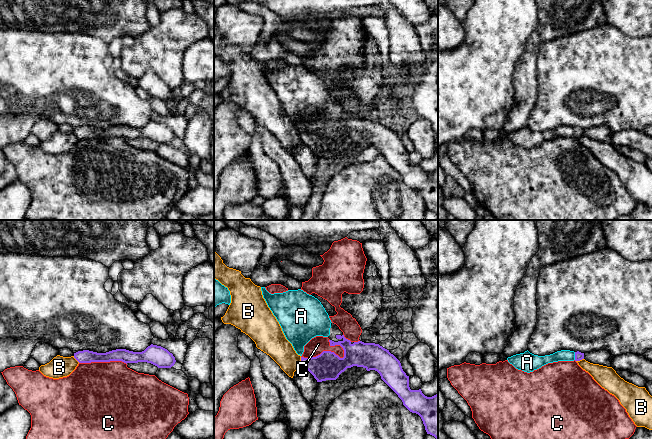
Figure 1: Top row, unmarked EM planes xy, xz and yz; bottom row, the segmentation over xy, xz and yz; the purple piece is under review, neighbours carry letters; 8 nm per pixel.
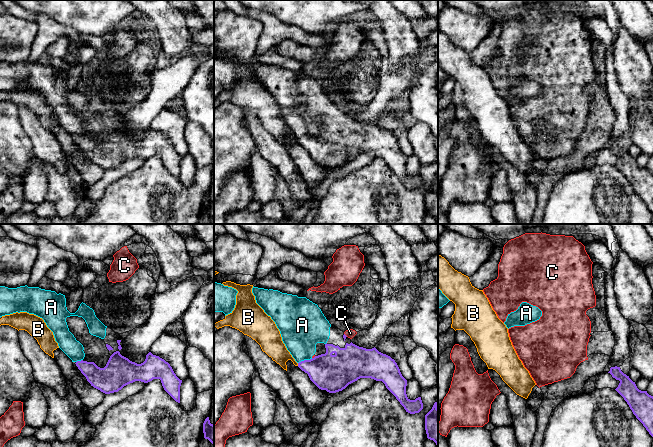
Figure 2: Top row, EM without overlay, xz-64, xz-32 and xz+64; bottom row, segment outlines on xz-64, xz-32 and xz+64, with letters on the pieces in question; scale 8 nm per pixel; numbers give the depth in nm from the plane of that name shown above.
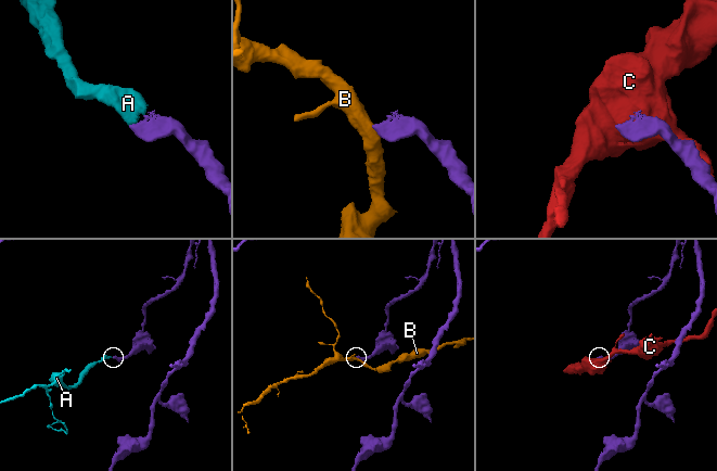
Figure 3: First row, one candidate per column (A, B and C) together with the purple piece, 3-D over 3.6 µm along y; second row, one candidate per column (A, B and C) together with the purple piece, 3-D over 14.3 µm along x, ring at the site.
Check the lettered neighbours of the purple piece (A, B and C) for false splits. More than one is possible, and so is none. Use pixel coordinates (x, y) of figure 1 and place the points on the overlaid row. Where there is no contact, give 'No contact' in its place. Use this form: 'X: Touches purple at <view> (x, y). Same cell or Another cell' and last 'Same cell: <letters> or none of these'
A: Touches purple at yz (575, 356). Same cell
B: Touches purple at xz (301, 361). Another cell
C: Touches purple at xz (325, 351). Another cell
Same cell: A

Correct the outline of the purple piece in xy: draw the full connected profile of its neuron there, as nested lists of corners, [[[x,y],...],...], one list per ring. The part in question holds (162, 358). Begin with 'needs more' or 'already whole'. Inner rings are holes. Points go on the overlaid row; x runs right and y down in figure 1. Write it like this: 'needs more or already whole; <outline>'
already whole; [[[151,344],[142,352],[133,352],[126,349],[116,349],[106,353],[97,353],[89,350],[74,353],[79,363],[122,361],[124,363],[151,363],[158,368],[171,368],[176,360],[167,349]]]

